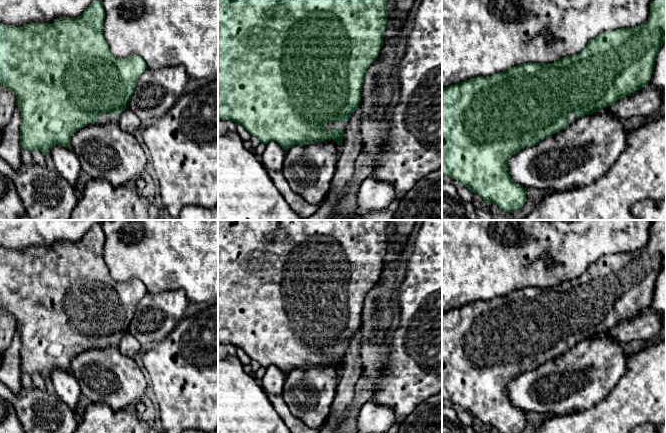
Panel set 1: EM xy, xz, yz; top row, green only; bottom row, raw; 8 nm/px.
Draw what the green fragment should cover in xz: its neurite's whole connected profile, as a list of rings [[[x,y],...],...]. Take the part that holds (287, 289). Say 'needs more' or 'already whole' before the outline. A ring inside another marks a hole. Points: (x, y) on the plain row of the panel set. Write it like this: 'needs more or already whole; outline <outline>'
needs more; outline [[[218,220],[218,344],[236,346],[262,367],[276,365],[285,375],[294,369],[334,363],[341,369],[350,339],[361,325],[368,291],[378,282],[388,249],[389,220]]]

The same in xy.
needs more; outline [[[95,224],[84,234],[81,240],[75,242],[59,242],[52,248],[30,247],[22,251],[16,251],[0,247],[0,309],[12,315],[17,323],[16,330],[19,332],[21,338],[21,374],[39,374],[44,380],[47,378],[50,379],[50,374],[54,369],[62,369],[65,372],[71,373],[71,361],[76,355],[86,349],[119,346],[123,335],[127,332],[128,326],[134,317],[138,303],[148,291],[140,279],[134,278],[127,282],[120,283],[111,277],[109,268],[103,258],[104,243],[105,235],[102,224]]]

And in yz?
needs more; outline [[[651,220],[650,238],[648,244],[641,249],[606,255],[592,262],[586,271],[578,278],[565,280],[554,287],[530,286],[514,290],[507,295],[495,297],[491,300],[479,300],[460,308],[442,311],[442,399],[451,401],[462,410],[468,411],[473,417],[481,420],[486,427],[494,427],[500,433],[523,432],[526,426],[527,414],[514,406],[507,392],[507,384],[520,374],[536,369],[545,362],[556,358],[567,349],[574,347],[579,341],[598,336],[612,329],[621,322],[631,319],[642,311],[648,309],[651,302],[655,284],[660,272],[666,267],[666,220]]]

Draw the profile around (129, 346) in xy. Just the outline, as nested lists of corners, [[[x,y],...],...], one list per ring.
[[[128,331],[123,334],[118,349],[122,355],[133,359],[137,354],[142,353],[144,350],[139,341]]]

